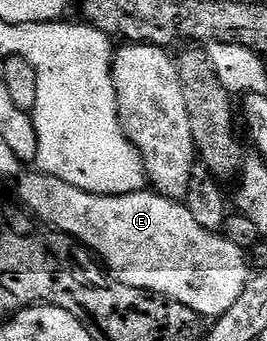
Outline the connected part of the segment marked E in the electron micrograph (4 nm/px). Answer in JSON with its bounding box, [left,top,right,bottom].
[18,43,249,318]

